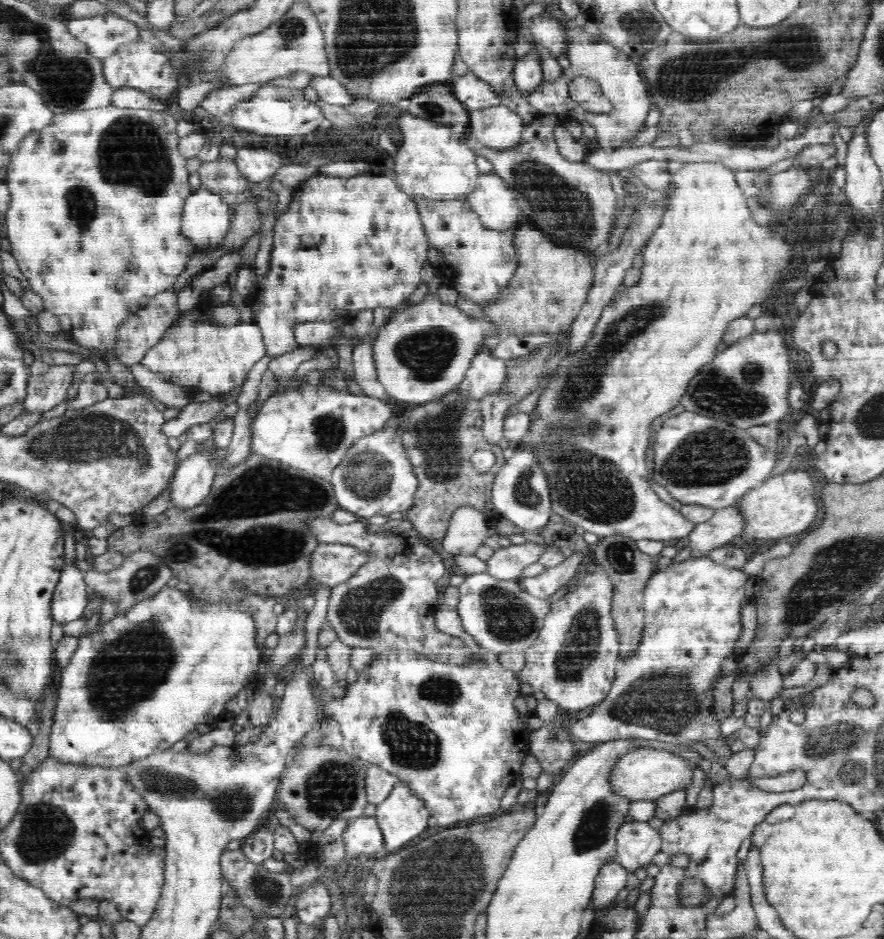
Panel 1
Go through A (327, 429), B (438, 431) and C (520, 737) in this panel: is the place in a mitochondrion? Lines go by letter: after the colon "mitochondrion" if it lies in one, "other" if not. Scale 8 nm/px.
A: mitochondrion
B: mitochondrion
C: other

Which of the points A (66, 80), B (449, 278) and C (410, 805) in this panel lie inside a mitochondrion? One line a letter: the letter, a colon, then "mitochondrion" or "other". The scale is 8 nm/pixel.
A: mitochondrion
B: other
C: other

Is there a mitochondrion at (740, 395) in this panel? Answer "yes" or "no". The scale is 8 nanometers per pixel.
yes

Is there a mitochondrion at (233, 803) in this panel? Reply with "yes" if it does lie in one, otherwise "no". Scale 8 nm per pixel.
yes

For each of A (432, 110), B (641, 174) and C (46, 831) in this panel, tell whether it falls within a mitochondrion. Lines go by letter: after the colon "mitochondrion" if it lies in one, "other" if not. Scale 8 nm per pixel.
A: mitochondrion
B: other
C: mitochondrion

